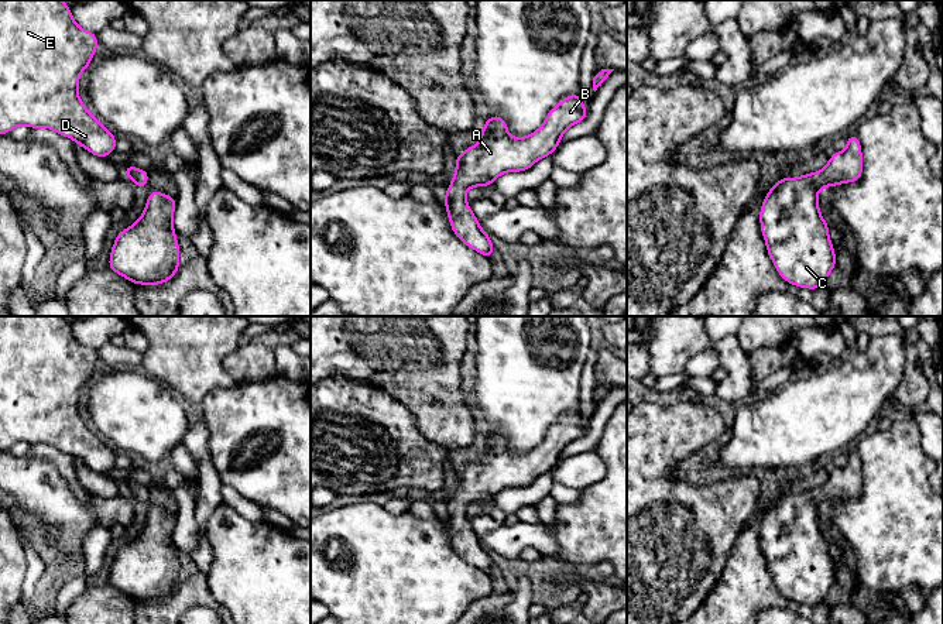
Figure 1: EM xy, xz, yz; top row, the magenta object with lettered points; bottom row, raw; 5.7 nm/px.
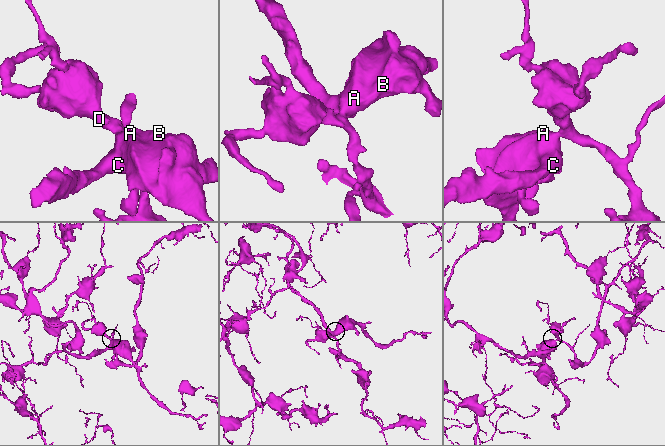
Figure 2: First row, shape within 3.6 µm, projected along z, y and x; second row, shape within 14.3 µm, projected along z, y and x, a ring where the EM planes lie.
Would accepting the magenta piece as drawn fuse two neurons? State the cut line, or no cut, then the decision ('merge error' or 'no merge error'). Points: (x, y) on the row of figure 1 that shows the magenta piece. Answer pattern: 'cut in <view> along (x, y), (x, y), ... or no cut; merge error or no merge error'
no cut; no merge error

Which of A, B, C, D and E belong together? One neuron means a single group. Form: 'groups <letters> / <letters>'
groups A B C D E

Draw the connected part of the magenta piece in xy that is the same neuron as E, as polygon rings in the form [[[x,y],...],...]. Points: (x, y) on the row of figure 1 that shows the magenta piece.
[[[0,0],[0,134],[18,126],[47,127],[99,158],[116,151],[117,137],[83,106],[78,93],[79,76],[97,48],[97,35],[80,28],[62,0]]]

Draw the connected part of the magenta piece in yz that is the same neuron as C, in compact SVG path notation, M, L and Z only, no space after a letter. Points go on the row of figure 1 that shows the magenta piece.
M846 137L847 148L836 151L822 171L778 179L762 202L759 223L767 251L778 274L795 287L822 288L836 267L817 192L861 179L860 138Z

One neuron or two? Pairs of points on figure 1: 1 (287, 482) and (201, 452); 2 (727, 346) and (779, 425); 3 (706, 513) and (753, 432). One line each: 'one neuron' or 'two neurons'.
1: two neurons
2: two neurons
3: two neurons

